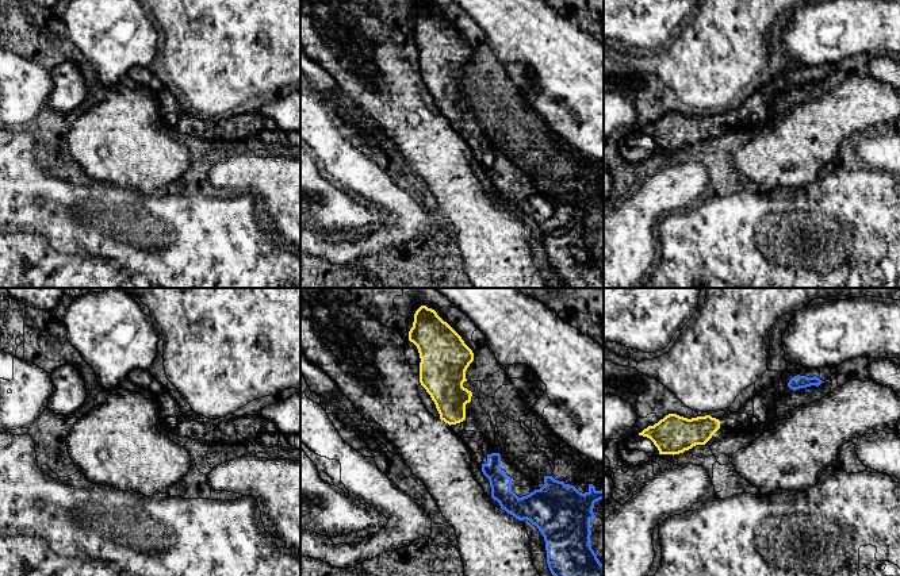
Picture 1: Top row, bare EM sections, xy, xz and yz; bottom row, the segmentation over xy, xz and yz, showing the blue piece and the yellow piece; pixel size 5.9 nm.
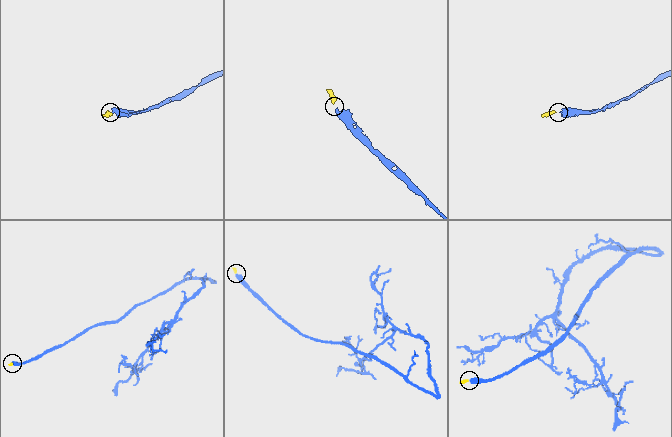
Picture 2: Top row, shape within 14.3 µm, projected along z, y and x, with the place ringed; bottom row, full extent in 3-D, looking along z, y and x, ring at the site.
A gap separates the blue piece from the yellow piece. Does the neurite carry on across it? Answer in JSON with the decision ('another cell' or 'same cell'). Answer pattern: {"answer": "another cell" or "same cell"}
{"answer": "same cell"}

